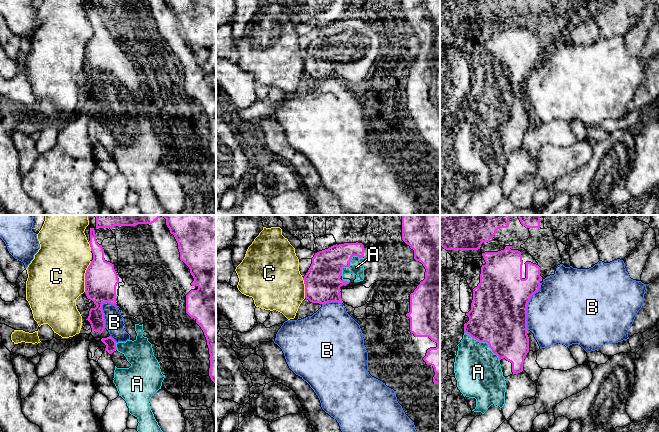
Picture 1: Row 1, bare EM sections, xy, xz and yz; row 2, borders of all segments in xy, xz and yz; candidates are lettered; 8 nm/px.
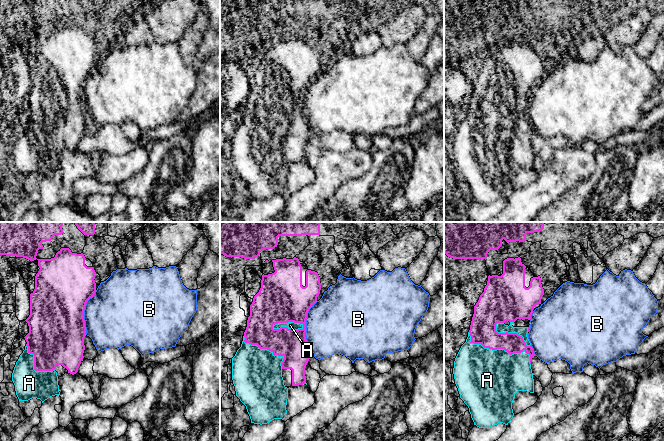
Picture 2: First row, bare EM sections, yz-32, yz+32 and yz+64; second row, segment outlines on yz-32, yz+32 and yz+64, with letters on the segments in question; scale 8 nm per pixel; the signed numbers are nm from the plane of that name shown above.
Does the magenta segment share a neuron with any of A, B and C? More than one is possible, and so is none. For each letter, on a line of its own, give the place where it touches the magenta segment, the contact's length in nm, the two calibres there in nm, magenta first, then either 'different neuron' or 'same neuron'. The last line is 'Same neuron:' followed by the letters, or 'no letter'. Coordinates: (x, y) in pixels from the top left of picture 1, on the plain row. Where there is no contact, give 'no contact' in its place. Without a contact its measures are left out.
A: meets magenta in yz at (484, 117); contact 380 nm long; 460 nm thick on the magenta side, 380 nm on the other; different neuron
B: meets magenta in yz at (526, 82); contact 400 nm long; 460 nm thick on the magenta side, 460 nm on the other; different neuron
C: meets magenta in xy at (85, 52); contact 260 nm long; 260 nm thick on the magenta side, 460 nm on the other; different neuron
Same neuron: no letter

